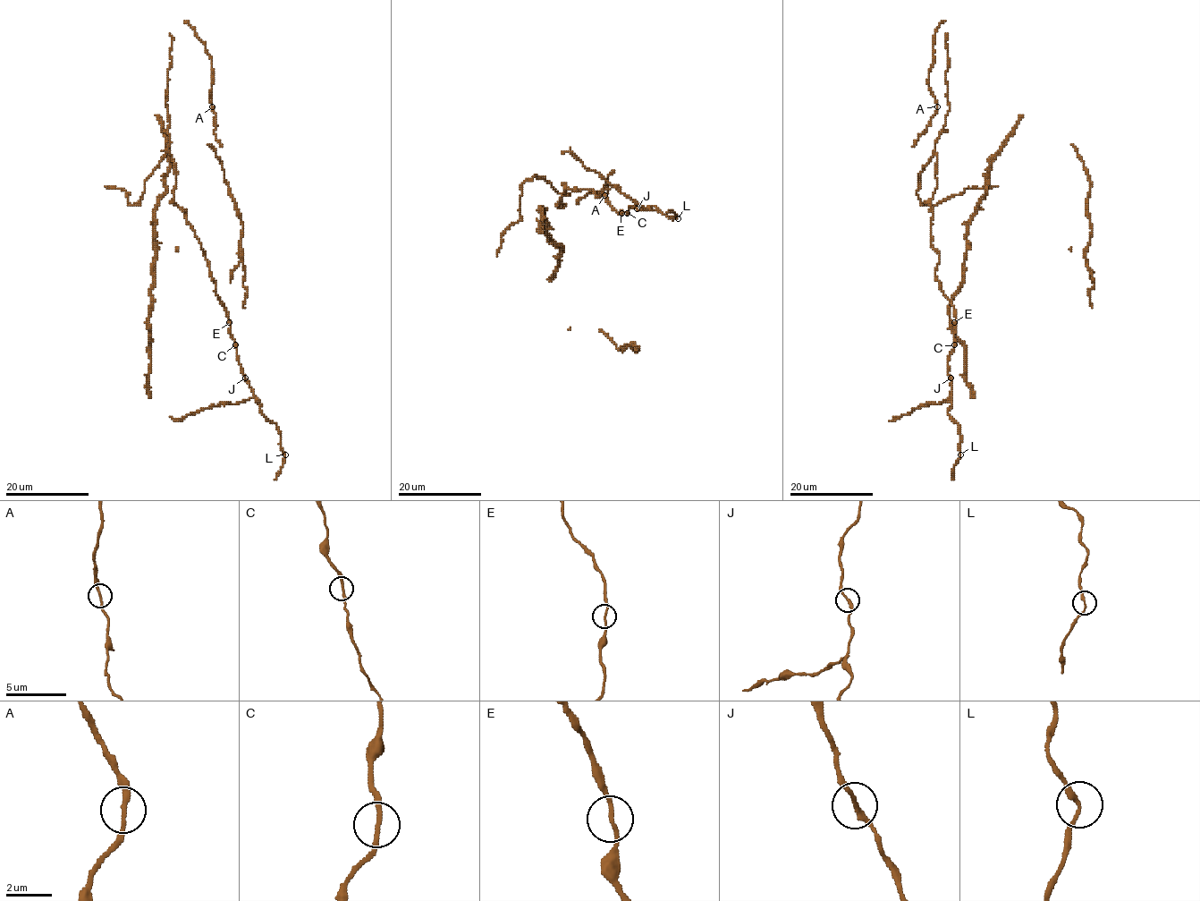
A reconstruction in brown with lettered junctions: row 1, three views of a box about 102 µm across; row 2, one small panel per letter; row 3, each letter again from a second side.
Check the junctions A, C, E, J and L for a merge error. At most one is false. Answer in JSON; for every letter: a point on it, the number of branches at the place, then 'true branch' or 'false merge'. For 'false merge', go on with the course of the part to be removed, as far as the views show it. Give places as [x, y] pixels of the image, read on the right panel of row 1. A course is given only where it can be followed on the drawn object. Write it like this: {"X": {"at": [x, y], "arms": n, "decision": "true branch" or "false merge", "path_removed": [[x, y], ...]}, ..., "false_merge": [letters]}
{"A": {"at": [937, 106], "arms": 2, "decision": "true branch"}, "C": {"at": [954, 344], "arms": 2, "decision": "true branch"}, "E": {"at": [954, 322], "arms": 2, "decision": "true branch"}, "J": {"at": [950, 378], "arms": 2, "decision": "true branch"}, "L": {"at": [960, 454], "arms": 2, "decision": "true branch"}, "false_merge": []}

